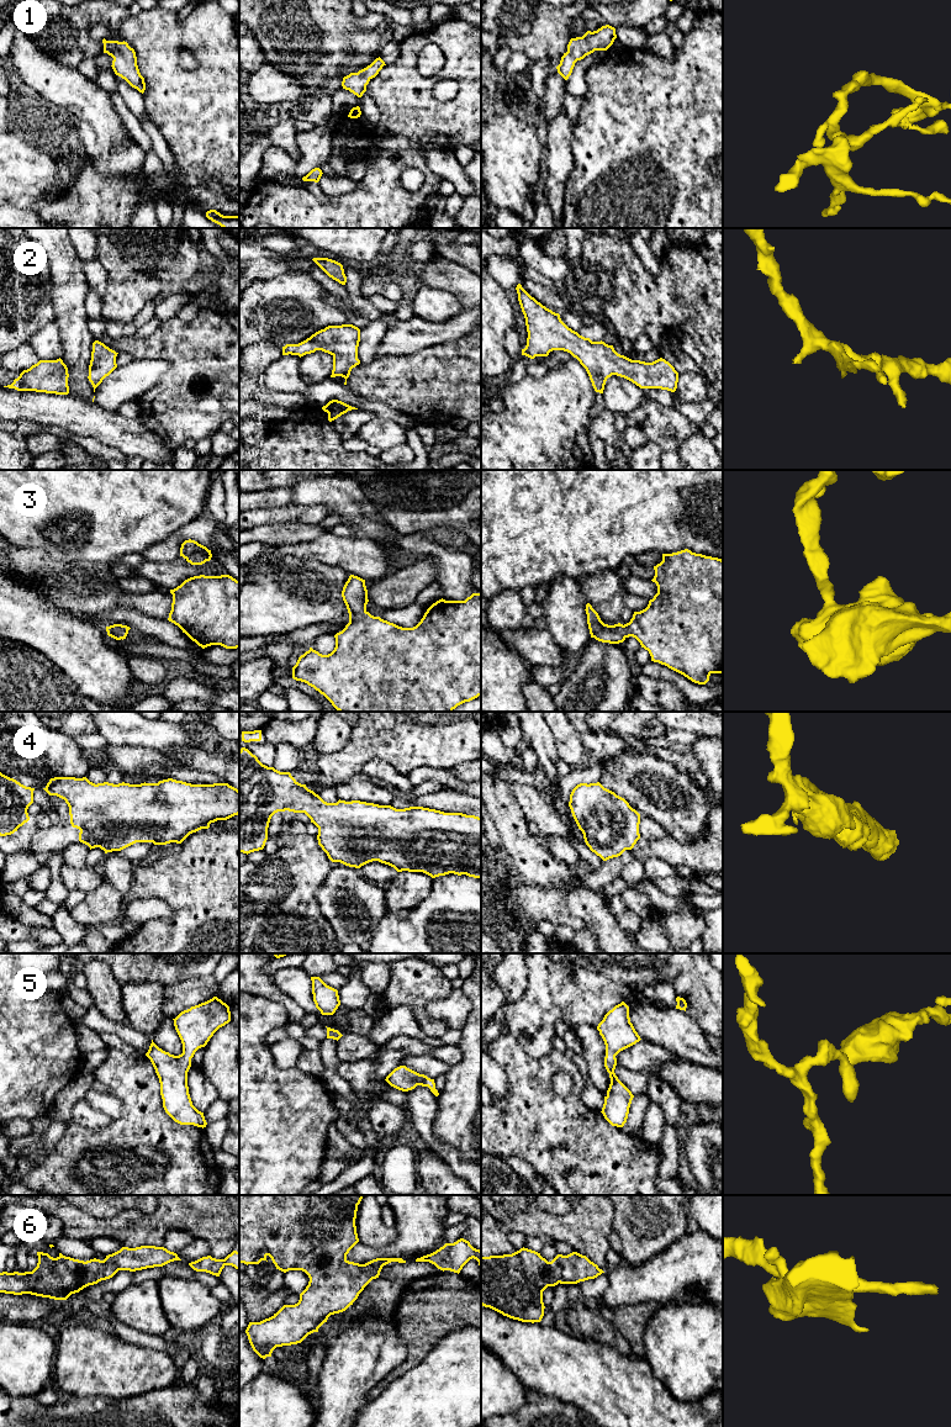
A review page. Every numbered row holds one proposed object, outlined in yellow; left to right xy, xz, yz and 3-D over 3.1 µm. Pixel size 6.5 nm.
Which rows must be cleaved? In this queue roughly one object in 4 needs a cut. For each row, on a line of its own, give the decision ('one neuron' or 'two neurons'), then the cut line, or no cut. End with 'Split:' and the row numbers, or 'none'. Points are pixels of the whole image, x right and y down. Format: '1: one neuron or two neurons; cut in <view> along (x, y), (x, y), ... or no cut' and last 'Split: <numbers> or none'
1: one neuron; no cut
2: one neuron; no cut
3: one neuron; no cut
4: one neuron; no cut
5: one neuron; no cut
6: one neuron; no cut
Split: none

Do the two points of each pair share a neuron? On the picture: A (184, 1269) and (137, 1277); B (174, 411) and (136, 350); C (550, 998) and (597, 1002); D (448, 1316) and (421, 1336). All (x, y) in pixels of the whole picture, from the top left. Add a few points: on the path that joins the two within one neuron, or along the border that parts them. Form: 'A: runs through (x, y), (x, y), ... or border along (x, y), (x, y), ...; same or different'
A: runs through (173, 1269), (148, 1274); same
B: runs through (174, 389), (174, 361), (163, 350), (158, 350); same
C: runs through (561, 998), (586, 998); same
D: runs through (442, 1316), (427, 1330); same

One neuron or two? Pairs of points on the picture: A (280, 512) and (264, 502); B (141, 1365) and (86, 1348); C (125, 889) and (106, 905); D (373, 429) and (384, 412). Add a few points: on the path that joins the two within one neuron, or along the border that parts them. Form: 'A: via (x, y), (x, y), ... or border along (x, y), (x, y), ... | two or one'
A: border along (292, 502), (285, 506), (252, 508) | two
B: via (127, 1365), (105, 1365), (100, 1362) | one
C: border along (105, 878), (120, 893), (123, 905) | two
D: border along (375, 416), (382, 419), (394, 419), (405, 427) | two

